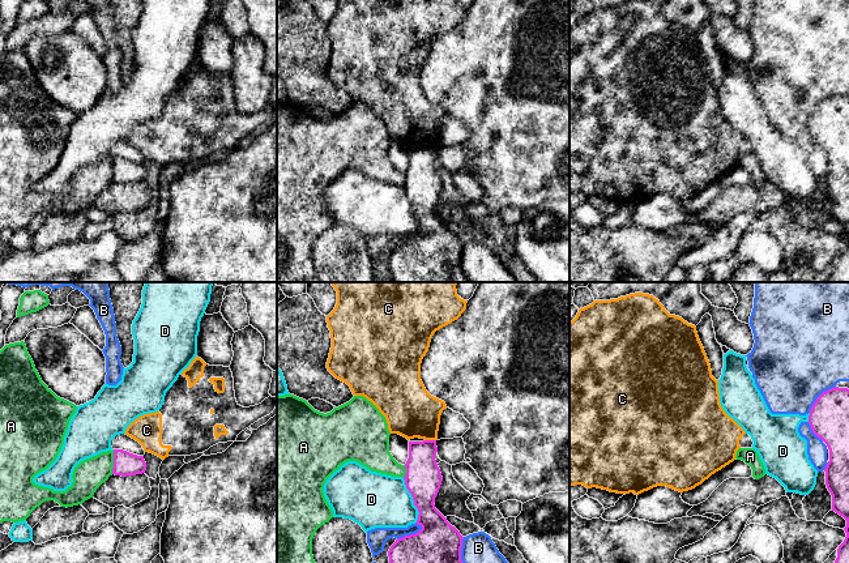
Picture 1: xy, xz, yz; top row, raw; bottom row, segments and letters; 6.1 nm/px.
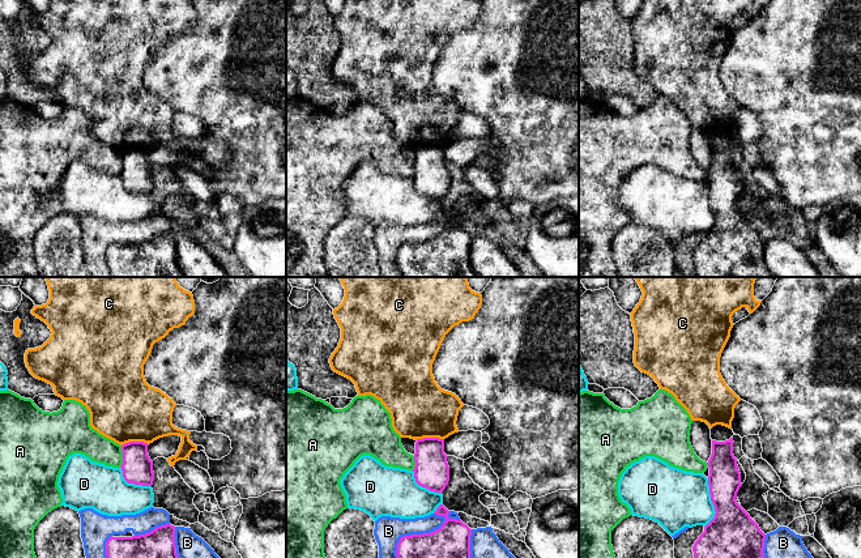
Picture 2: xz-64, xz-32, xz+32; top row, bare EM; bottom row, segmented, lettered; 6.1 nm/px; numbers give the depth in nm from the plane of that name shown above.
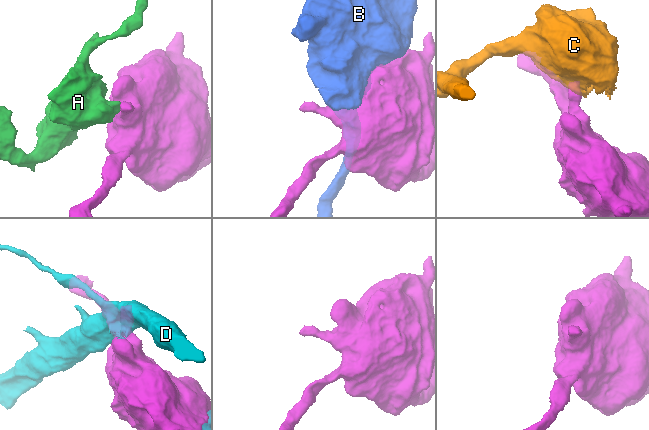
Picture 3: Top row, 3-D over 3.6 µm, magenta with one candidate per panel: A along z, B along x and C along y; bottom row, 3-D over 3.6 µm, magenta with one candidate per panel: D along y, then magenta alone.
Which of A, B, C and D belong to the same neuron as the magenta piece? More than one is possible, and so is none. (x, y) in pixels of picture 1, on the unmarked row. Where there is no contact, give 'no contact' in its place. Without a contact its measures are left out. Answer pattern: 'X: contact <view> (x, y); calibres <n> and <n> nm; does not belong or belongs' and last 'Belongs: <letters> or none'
A: contact xy (114, 170); calibres 140 and 190 nm; does not belong
B: contact yz (819, 103); calibres 240 and 500 nm; does not belong
C: contact xz (430, 148); calibres 220 and 320 nm; does not belong
D: contact xz (413, 207); calibres 220 and 340 nm; does not belong
Belongs: none

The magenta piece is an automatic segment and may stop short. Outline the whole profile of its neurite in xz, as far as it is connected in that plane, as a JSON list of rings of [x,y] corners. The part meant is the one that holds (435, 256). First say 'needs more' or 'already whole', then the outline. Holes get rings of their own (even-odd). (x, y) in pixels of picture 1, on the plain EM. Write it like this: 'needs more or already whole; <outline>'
already whole; [[[436,148],[409,149],[409,166],[405,171],[404,187],[419,219],[415,231],[422,236],[415,242],[396,247],[391,253],[388,264],[392,282],[472,282],[461,268],[464,244],[434,212],[443,188],[435,167],[436,159]]]

